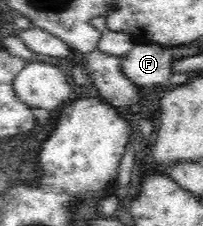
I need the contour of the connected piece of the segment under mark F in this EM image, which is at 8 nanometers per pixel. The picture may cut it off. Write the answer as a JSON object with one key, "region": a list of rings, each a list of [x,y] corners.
{"region":[[[137,44],[129,53],[120,56],[121,70],[142,90],[160,85],[163,87],[172,71],[171,48],[159,44]]]}

